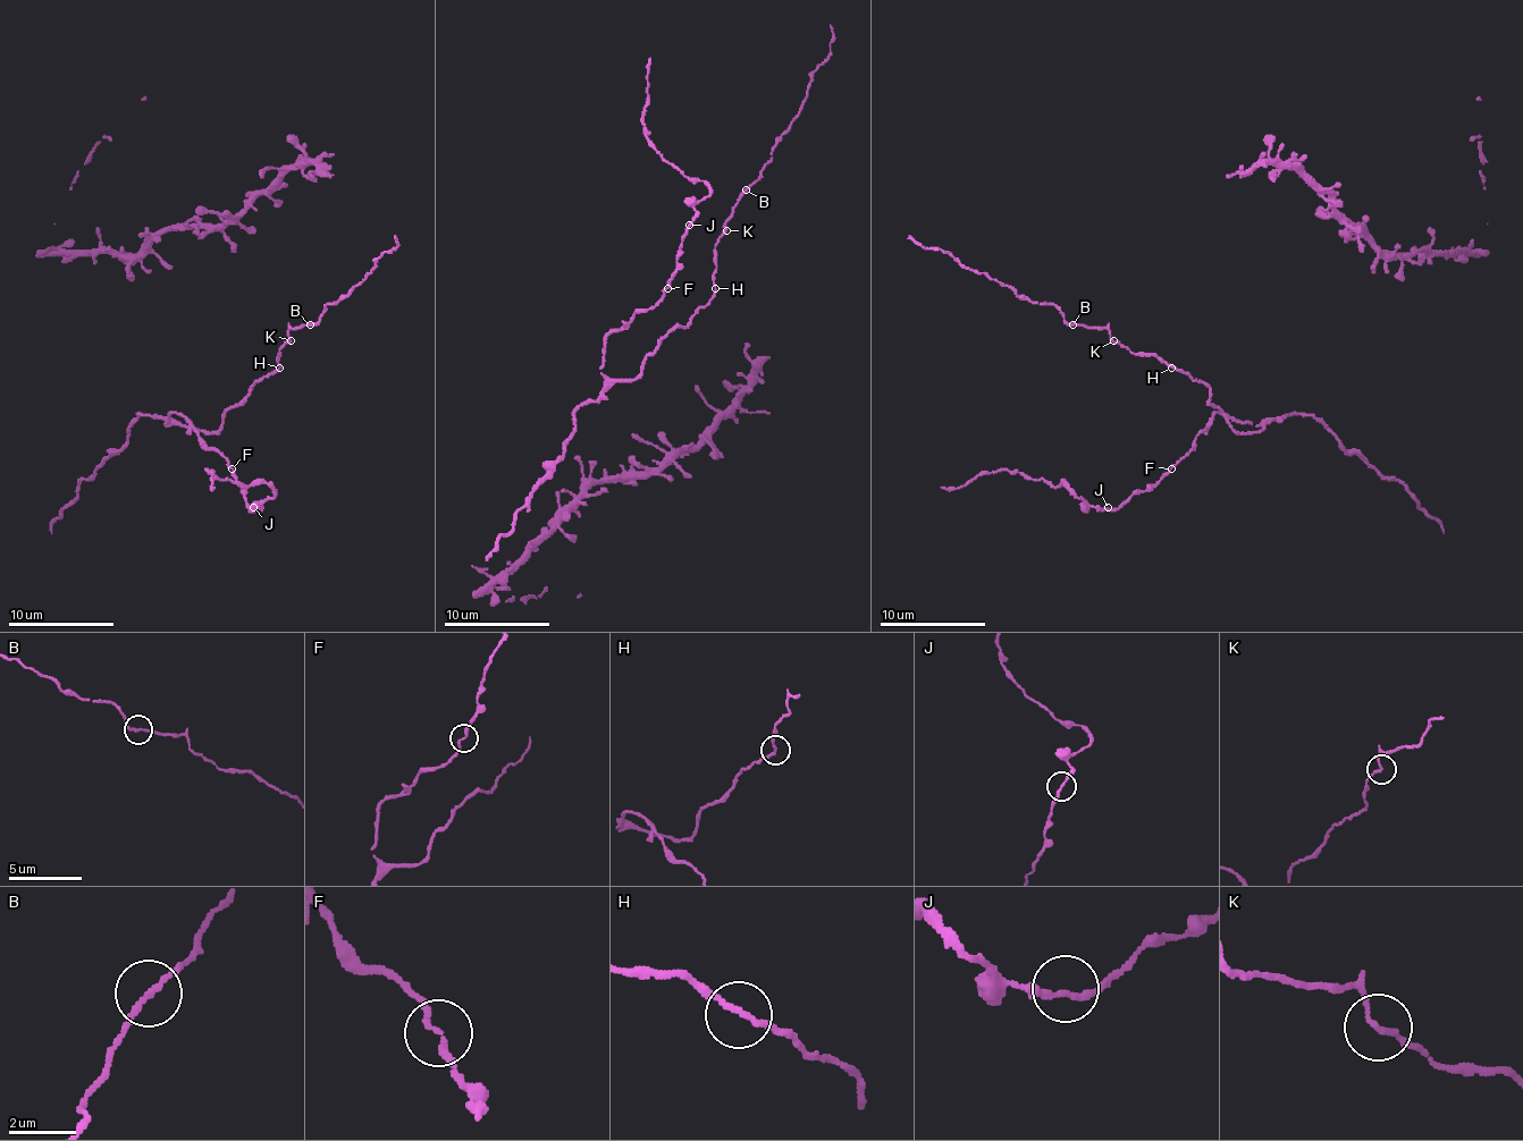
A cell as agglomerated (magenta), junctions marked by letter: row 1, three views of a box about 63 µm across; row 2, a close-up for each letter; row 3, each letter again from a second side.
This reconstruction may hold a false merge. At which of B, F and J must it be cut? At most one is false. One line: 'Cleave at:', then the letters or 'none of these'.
Cleave at: none of these

